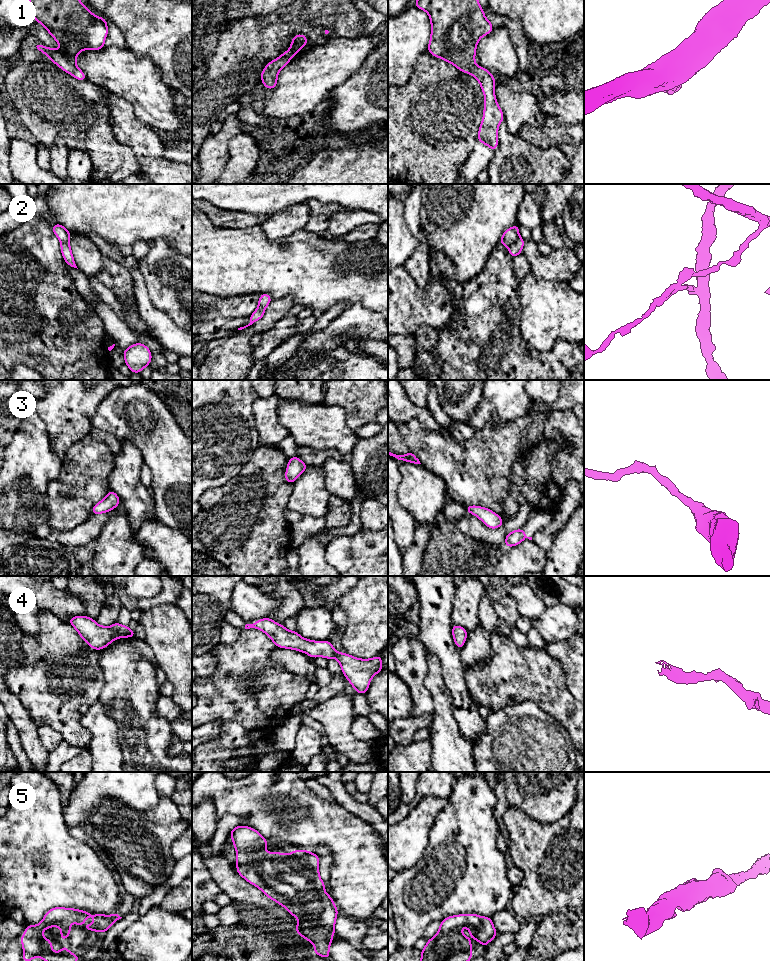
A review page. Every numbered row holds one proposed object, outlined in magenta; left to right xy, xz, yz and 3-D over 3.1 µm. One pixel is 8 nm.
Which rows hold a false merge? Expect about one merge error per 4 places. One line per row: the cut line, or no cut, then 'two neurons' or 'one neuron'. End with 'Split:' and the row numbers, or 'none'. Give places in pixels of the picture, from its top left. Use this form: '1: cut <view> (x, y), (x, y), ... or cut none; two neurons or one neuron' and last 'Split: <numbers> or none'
1: cut none; one neuron
2: cut yz (519, 237), (508, 246); two neurons
3: cut none; one neuron
4: cut none; one neuron
5: cut none; one neuron
Split: 2

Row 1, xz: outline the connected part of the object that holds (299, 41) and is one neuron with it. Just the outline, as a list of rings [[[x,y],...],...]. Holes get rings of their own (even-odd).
[[[303,34],[293,36],[290,49],[284,52],[276,60],[270,61],[266,65],[261,72],[261,82],[267,89],[274,89],[277,87],[278,73],[290,62],[291,58],[307,44],[307,42],[308,39]]]

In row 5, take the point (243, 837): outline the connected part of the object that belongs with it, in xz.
[[[243,825],[233,828],[230,836],[238,853],[236,872],[298,918],[296,933],[315,944],[314,954],[331,959],[328,949],[335,934],[338,909],[332,897],[325,892],[325,883],[319,876],[320,856],[300,849],[289,854],[278,851],[268,854],[264,847],[270,843],[257,830]]]

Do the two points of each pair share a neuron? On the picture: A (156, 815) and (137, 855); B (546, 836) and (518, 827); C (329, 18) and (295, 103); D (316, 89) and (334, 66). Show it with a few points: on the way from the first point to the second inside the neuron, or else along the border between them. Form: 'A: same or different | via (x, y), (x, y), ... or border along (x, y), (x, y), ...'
A: different | border along (145, 813), (150, 821), (159, 824), (177, 822)
B: same | via (539, 836), (528, 836), (525, 833)
C: different | border along (340, 37), (334, 37), (313, 47), (298, 59)
D: same | via (320, 83), (329, 72)

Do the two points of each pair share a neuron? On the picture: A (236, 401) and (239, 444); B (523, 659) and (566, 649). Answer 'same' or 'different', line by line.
A: same
B: different

